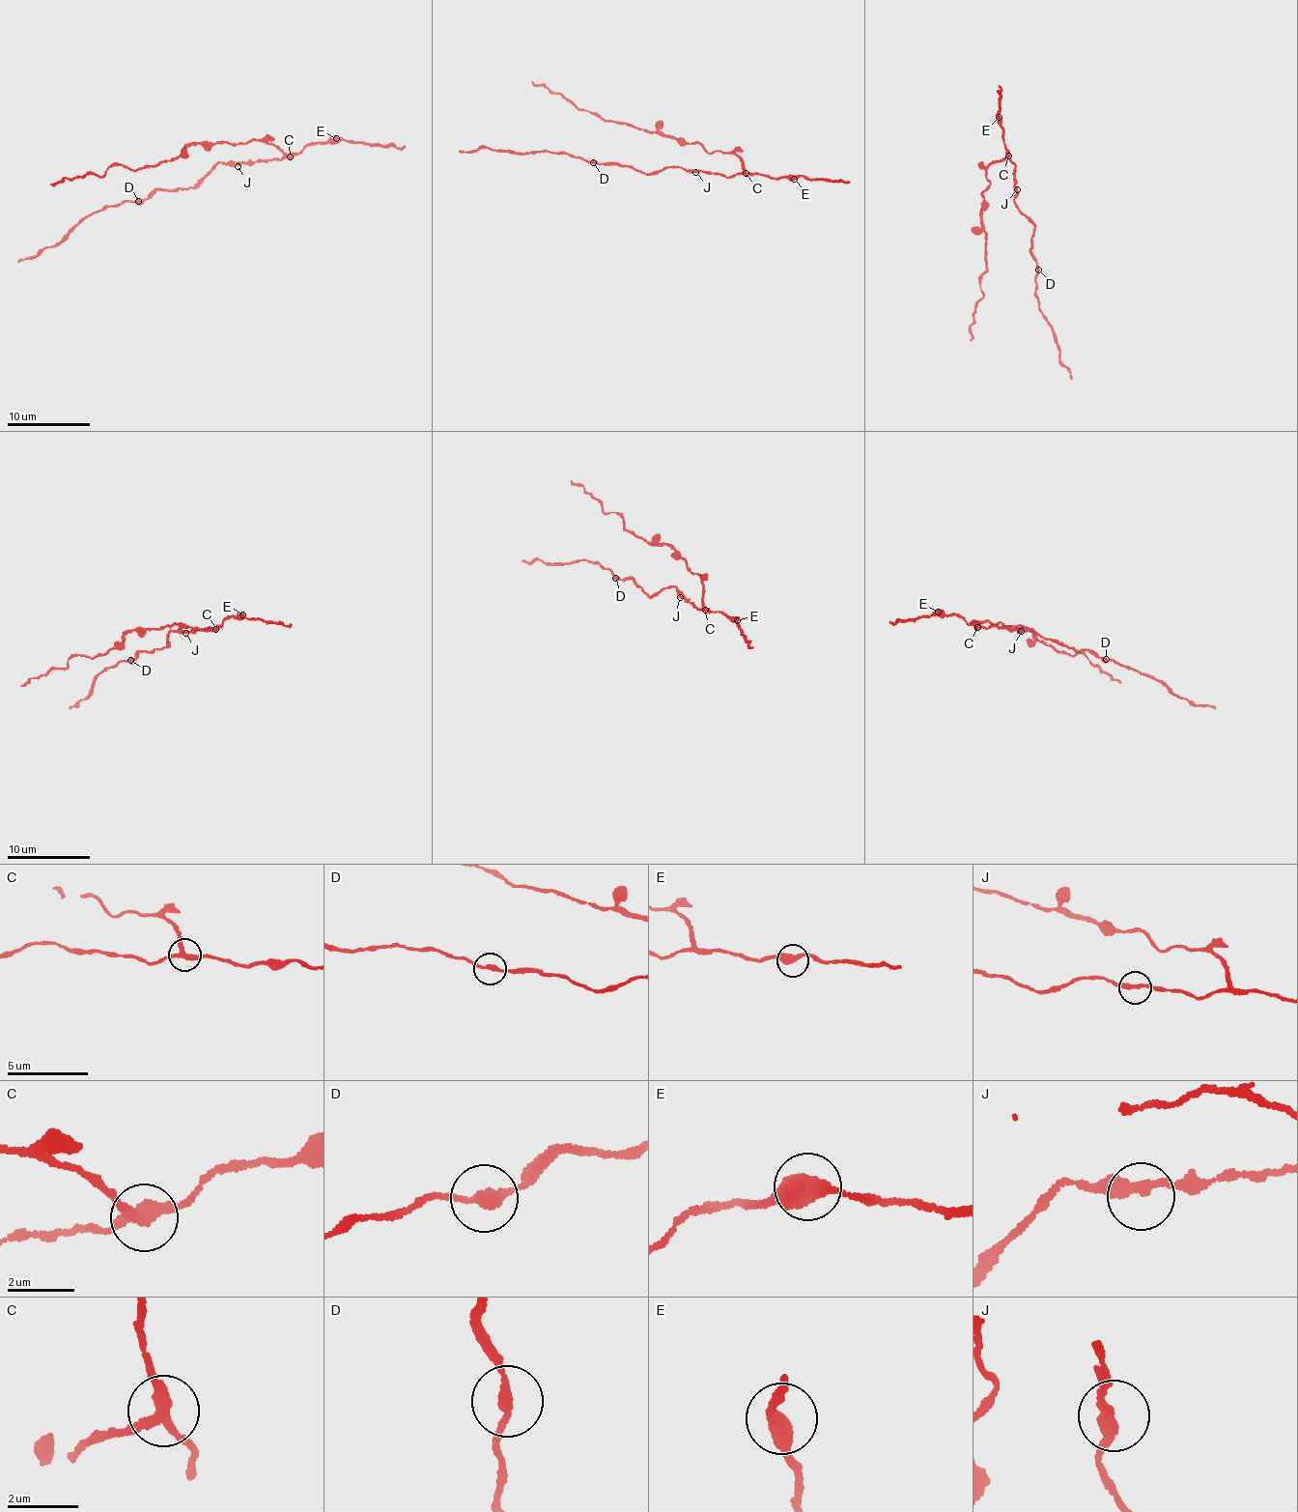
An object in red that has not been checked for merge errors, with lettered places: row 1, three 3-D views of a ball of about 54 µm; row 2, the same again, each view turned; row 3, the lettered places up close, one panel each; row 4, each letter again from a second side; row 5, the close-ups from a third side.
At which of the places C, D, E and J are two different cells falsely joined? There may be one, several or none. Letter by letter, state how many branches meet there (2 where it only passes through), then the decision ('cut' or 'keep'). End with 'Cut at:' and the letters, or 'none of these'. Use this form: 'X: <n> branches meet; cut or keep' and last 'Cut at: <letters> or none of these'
C: 3 branches meet; cut
D: 2 branches meet; keep
E: 2 branches meet; keep
J: 2 branches meet; keep
Cut at: C

